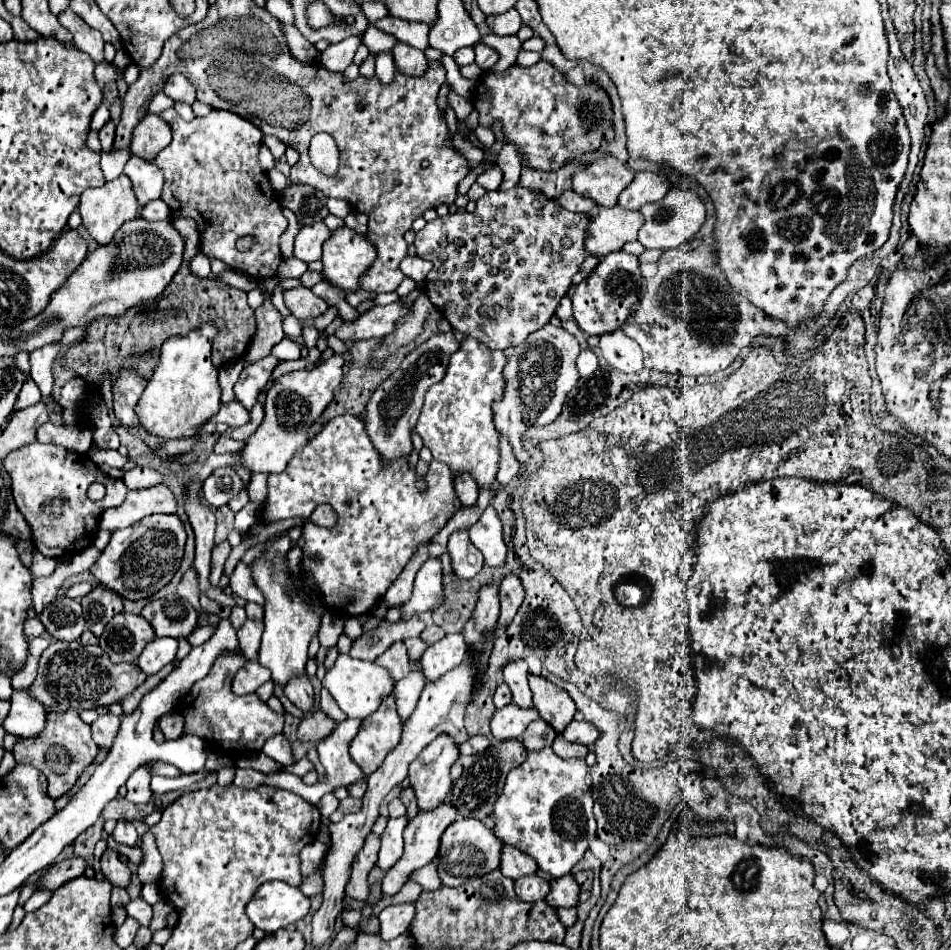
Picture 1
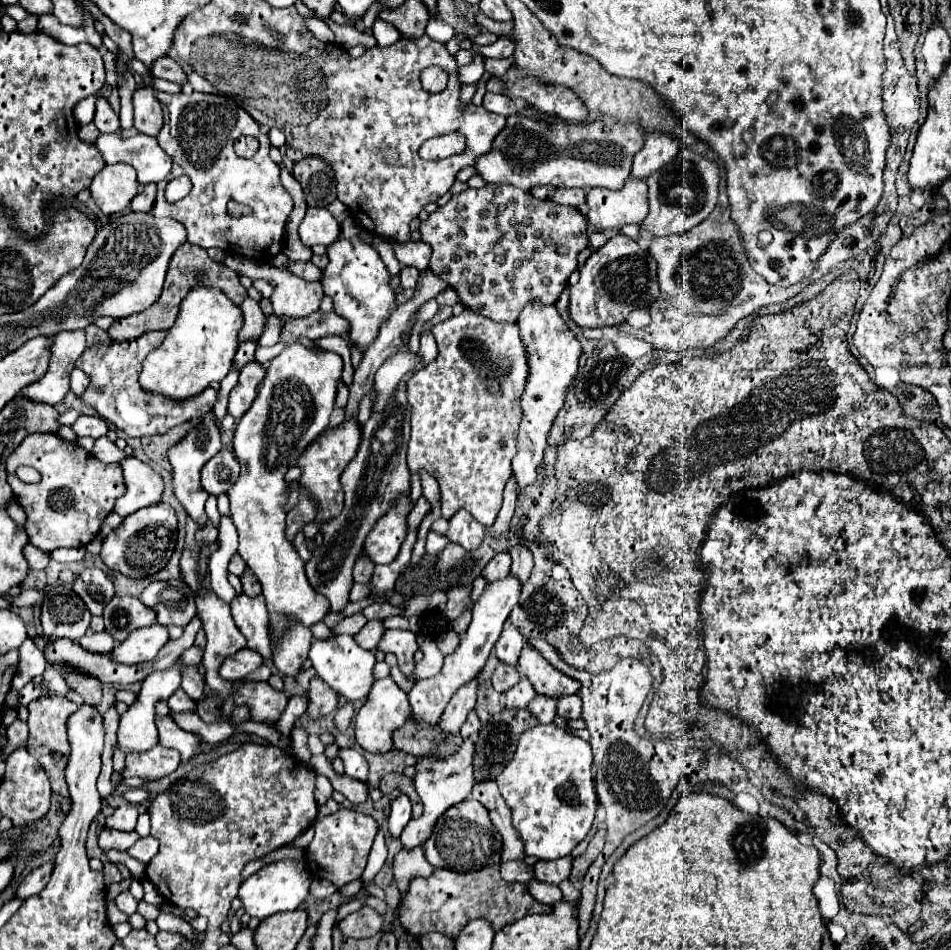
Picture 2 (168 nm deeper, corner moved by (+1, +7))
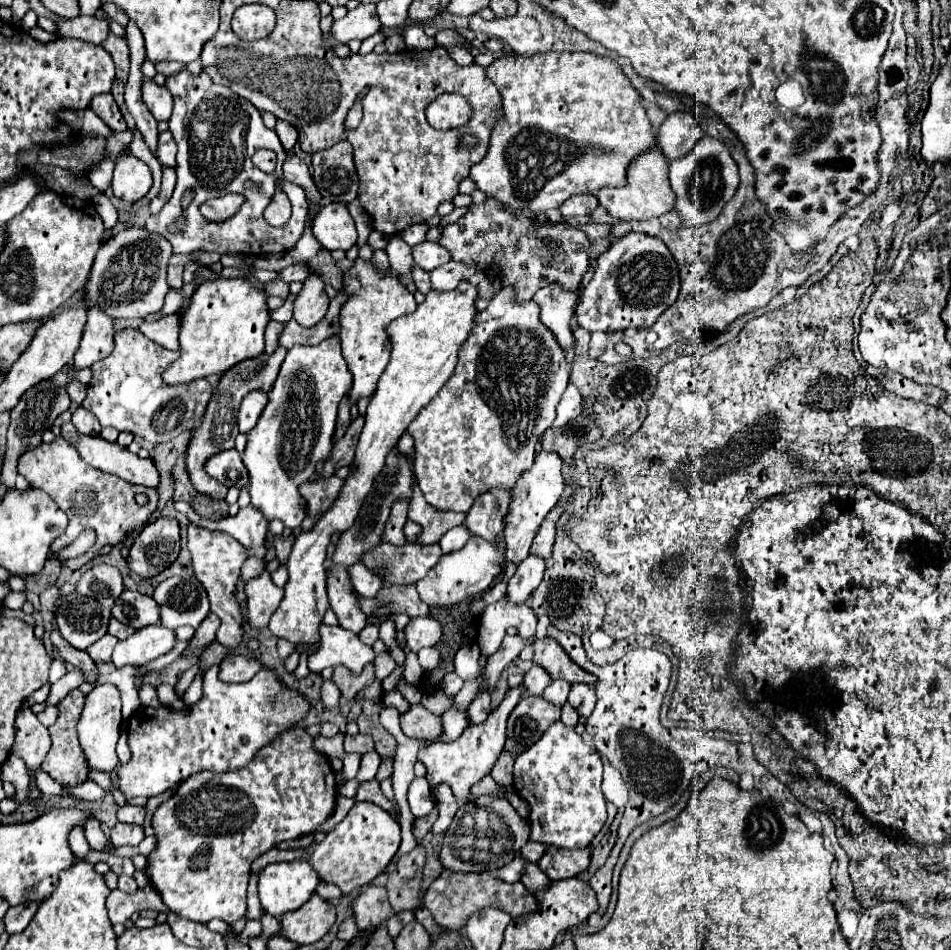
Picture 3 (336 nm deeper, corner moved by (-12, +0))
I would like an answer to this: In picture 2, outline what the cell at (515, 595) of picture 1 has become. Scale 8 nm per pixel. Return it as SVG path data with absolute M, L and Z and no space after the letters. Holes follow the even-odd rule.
M514 546L510 550L510 556L512 556L512 570L510 572L520 580L520 584L524 584L530 576L530 570L532 570L532 554L524 546Z

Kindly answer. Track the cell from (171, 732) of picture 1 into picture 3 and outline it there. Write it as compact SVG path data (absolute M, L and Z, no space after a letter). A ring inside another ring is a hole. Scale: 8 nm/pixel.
M201 671L195 675L191 687L187 689L187 693L185 693L185 703L193 705L193 701L199 701L199 697L201 697Z

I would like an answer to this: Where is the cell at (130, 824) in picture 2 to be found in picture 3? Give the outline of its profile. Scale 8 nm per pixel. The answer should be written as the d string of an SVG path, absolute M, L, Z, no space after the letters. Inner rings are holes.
M123 805L117 811L117 819L123 823L133 823L133 825L143 825L145 821L145 807L135 807L135 805Z

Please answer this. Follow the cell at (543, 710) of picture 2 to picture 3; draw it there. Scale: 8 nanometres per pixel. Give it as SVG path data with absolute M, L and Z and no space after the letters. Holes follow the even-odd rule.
M553 679L547 689L543 691L543 697L555 705L563 705L567 701L567 695L569 695L569 689L571 685L565 681L565 679Z

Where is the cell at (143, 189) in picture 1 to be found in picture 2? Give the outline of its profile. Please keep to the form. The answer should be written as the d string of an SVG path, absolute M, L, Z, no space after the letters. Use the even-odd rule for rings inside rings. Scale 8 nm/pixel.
M118 132L100 134L96 146L98 150L102 150L106 164L130 164L136 170L138 182L142 186L150 182L162 182L170 174L172 158L158 146L156 138L150 138L146 134L136 134L128 140L122 140Z

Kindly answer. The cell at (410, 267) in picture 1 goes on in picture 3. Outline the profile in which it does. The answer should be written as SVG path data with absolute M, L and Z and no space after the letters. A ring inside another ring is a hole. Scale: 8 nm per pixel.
M423 241L423 243L419 243L419 245L413 247L413 259L415 259L415 265L419 265L421 269L425 269L429 273L429 271L437 269L439 265L451 261L451 255L439 243Z

